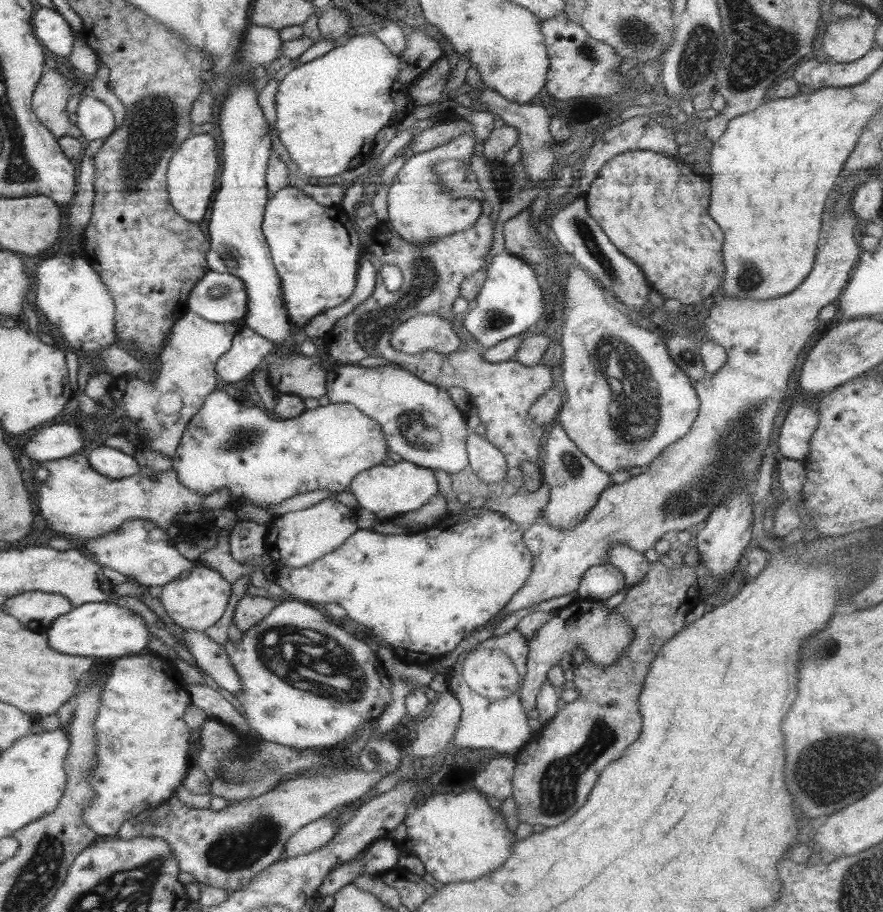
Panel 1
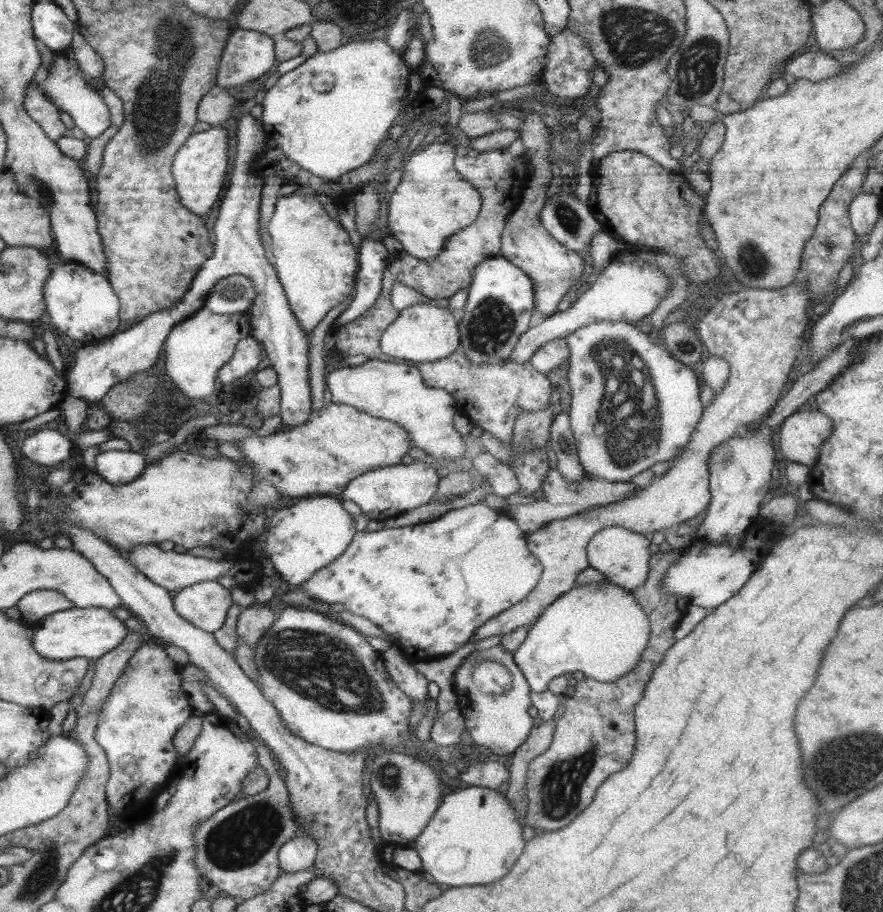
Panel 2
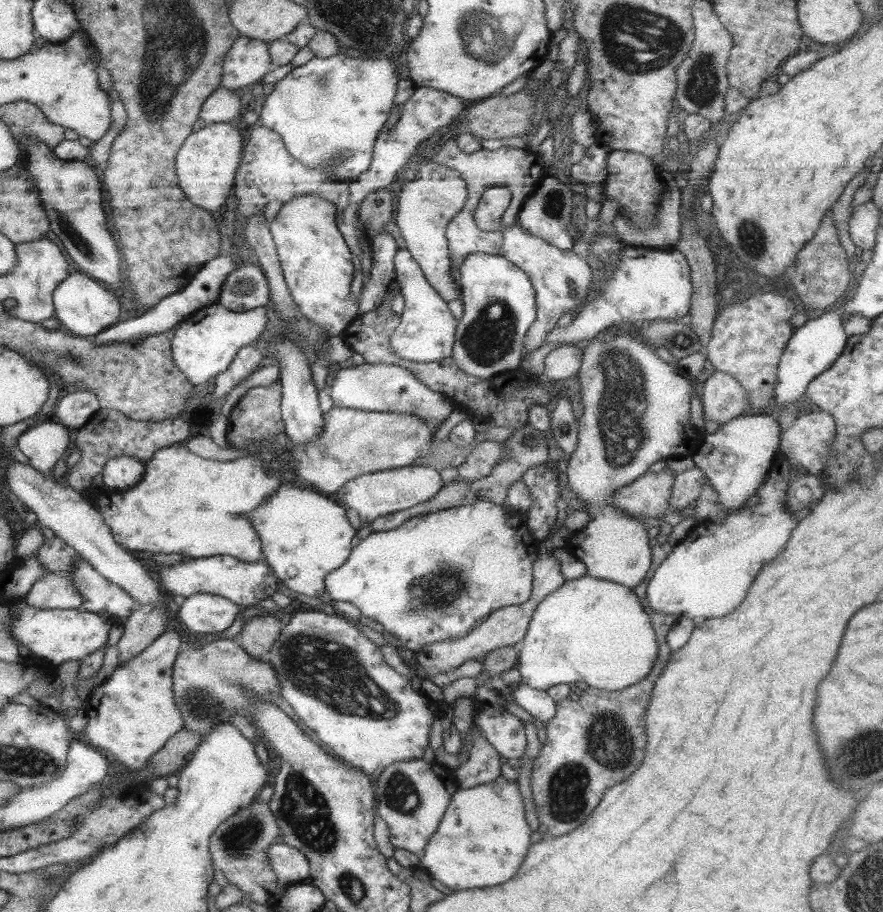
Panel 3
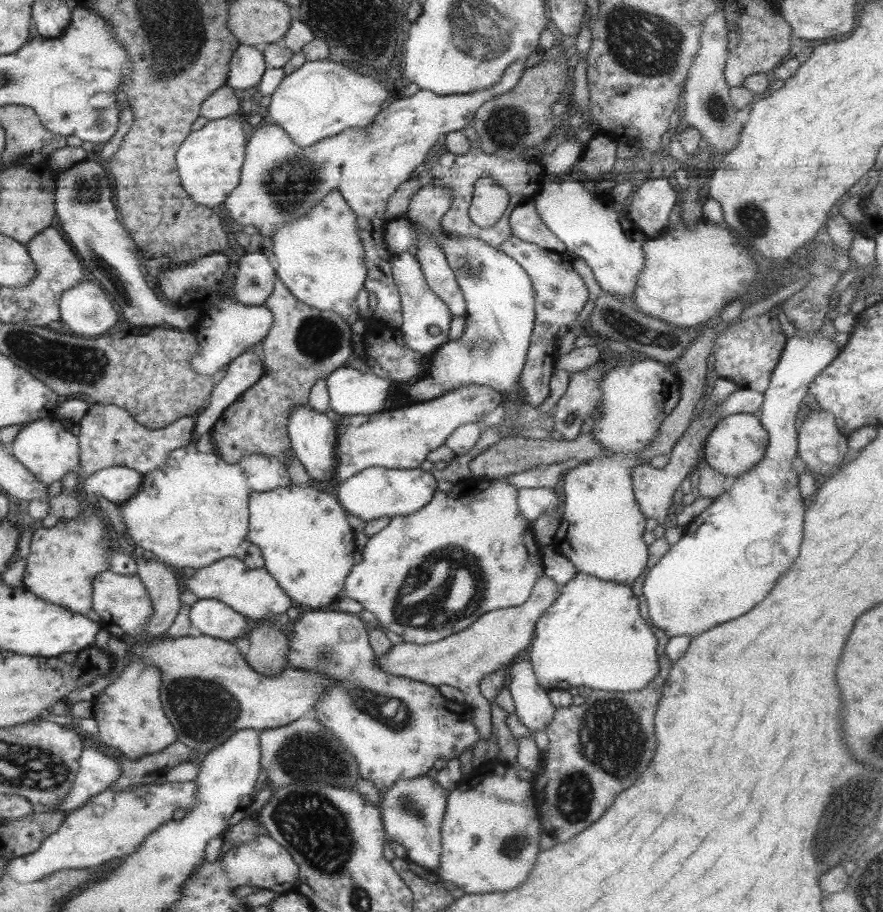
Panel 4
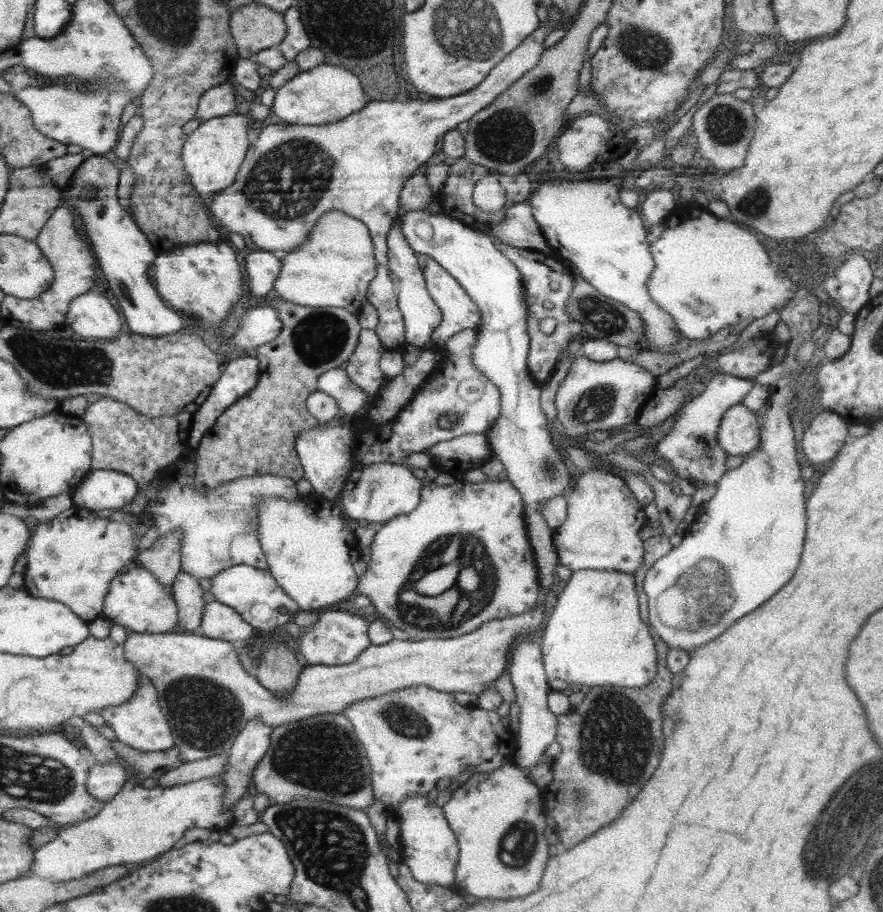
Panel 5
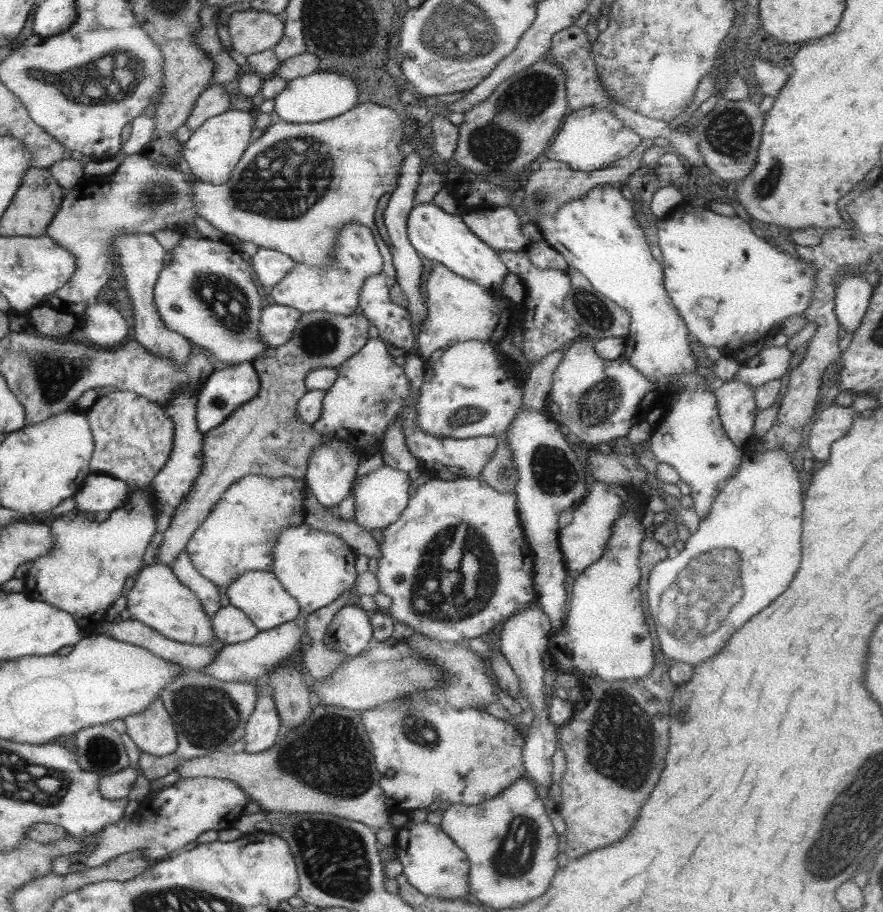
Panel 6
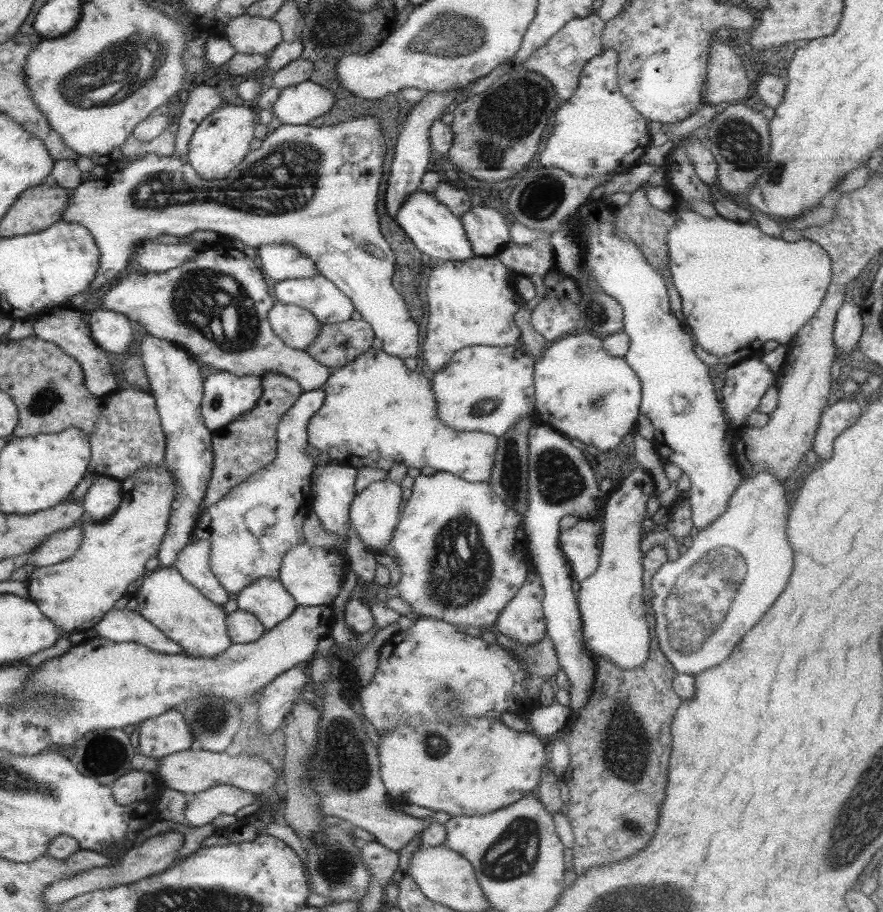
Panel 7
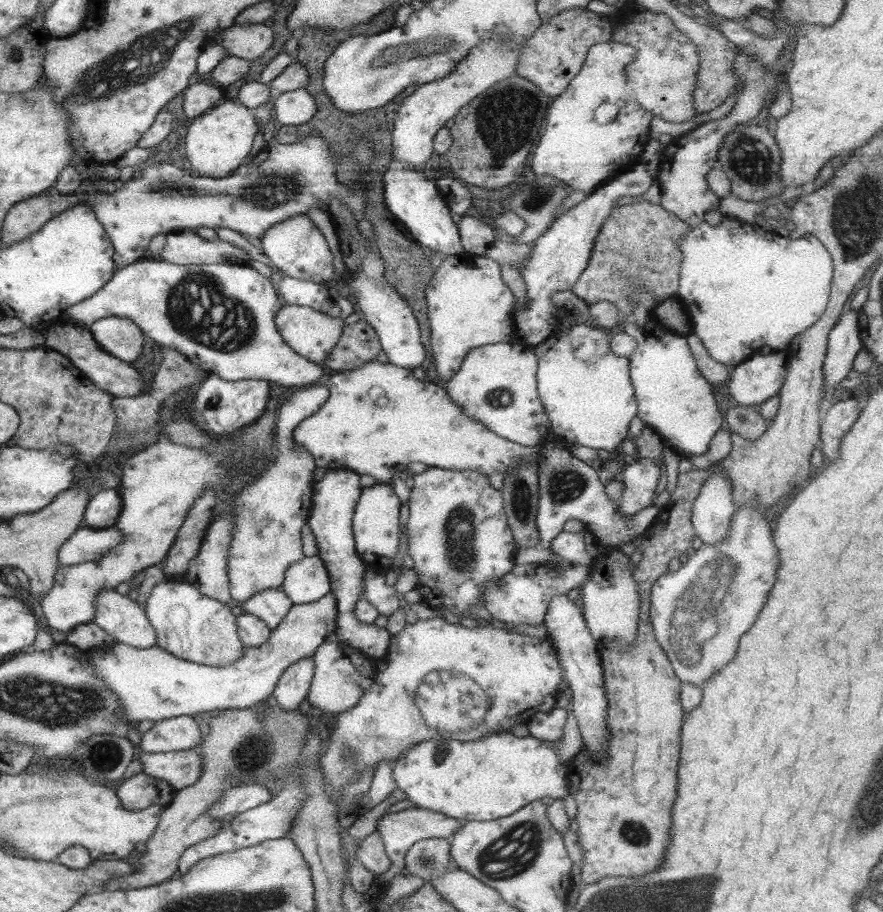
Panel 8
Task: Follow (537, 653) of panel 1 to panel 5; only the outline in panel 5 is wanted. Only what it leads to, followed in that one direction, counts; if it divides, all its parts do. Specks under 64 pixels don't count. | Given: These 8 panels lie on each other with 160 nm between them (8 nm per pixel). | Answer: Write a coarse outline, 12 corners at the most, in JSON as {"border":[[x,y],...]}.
{"border":[[574,571],[539,644],[549,681],[656,676],[633,574]]}

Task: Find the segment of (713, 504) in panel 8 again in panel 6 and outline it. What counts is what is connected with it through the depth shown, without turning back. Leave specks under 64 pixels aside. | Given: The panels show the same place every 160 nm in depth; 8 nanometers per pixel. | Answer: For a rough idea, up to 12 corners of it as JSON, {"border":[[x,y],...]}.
{"border":[[596,186],[535,222],[630,314],[623,356],[673,394],[649,438],[706,518],[744,451],[694,374],[634,207]]}

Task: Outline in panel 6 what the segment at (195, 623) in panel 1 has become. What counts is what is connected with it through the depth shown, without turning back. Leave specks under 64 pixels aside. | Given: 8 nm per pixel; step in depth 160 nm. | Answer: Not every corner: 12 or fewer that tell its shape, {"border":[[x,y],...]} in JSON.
{"border":[[232,605],[211,621],[217,644],[246,642],[259,631]]}

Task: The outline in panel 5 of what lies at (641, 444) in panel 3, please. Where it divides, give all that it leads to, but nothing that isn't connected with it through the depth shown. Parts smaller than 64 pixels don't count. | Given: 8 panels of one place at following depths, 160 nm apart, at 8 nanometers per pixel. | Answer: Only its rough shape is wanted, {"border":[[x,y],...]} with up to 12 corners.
{"border":[[584,470],[553,531],[559,563],[634,574],[644,506],[625,480]]}

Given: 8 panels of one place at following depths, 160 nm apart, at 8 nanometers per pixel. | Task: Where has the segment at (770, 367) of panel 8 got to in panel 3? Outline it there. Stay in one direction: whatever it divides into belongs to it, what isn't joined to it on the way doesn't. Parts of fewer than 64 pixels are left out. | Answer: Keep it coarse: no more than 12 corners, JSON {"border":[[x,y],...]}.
{"border":[[745,413],[692,460],[718,506],[746,508],[780,453],[778,419]]}

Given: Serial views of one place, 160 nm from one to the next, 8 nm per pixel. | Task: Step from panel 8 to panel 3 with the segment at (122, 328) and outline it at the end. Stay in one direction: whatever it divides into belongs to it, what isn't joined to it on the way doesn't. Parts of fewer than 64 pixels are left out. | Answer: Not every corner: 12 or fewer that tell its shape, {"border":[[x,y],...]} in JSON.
{"border":[[86,274],[53,292],[54,319],[70,334],[118,323],[118,293]]}

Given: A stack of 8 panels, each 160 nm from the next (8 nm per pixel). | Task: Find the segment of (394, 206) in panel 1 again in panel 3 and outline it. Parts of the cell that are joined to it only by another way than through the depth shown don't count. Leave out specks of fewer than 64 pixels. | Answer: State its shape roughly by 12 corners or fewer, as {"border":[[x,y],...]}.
{"border":[[431,160],[396,197],[396,224],[426,281],[459,292],[445,232],[468,198]]}

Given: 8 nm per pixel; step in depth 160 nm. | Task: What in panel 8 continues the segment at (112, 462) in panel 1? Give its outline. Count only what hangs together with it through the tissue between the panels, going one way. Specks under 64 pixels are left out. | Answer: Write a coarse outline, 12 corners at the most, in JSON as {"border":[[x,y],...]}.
{"border":[[117,489],[91,495],[84,524],[113,527],[123,500]]}

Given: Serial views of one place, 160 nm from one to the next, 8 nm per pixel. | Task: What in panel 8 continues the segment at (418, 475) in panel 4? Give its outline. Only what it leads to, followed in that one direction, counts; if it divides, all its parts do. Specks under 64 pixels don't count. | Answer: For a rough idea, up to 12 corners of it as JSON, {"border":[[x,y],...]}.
{"border":[[390,483],[362,489],[352,528],[365,566],[388,568],[400,550]]}

